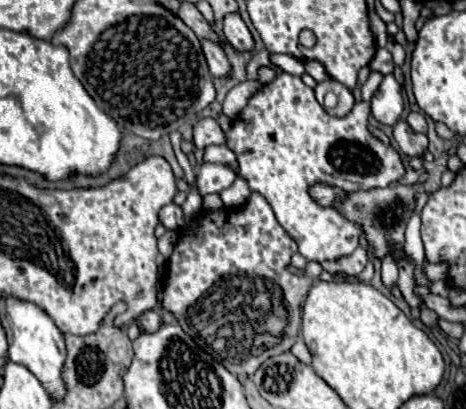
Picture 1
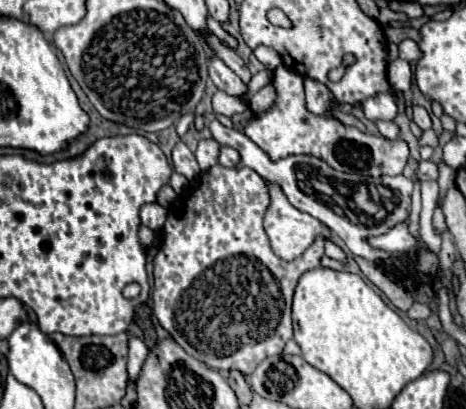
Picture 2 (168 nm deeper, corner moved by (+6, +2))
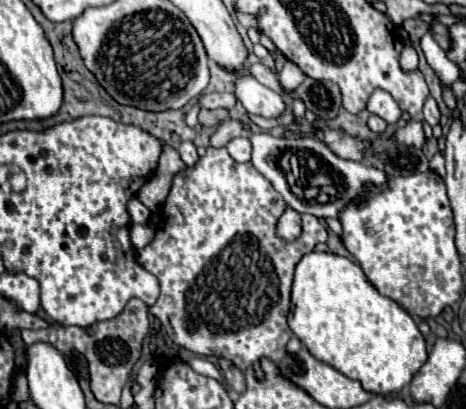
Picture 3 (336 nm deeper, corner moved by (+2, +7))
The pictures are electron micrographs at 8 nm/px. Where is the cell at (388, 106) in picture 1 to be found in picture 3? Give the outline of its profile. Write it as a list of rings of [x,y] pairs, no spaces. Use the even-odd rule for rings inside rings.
[[[377,89],[371,93],[369,101],[367,101],[367,111],[373,113],[373,115],[379,115],[383,117],[387,123],[395,123],[399,117],[401,117],[401,109],[399,105],[393,101],[393,97],[383,91],[383,89]]]

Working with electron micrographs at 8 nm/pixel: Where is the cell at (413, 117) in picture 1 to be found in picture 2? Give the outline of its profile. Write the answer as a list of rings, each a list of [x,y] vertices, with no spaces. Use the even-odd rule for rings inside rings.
[[[415,106],[415,110],[413,110],[413,120],[415,120],[415,124],[417,124],[421,130],[429,130],[429,128],[431,128],[429,112],[427,112],[423,106]]]

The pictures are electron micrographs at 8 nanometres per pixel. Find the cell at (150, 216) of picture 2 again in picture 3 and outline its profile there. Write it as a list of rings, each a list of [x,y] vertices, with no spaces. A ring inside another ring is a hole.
[[[133,197],[133,201],[129,201],[129,217],[131,217],[131,223],[147,223],[149,217],[151,217],[151,211],[139,201]]]

